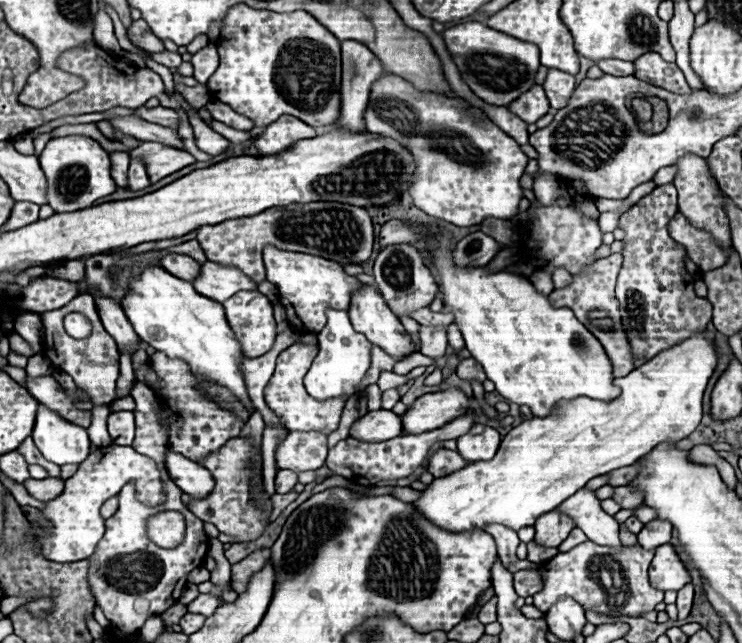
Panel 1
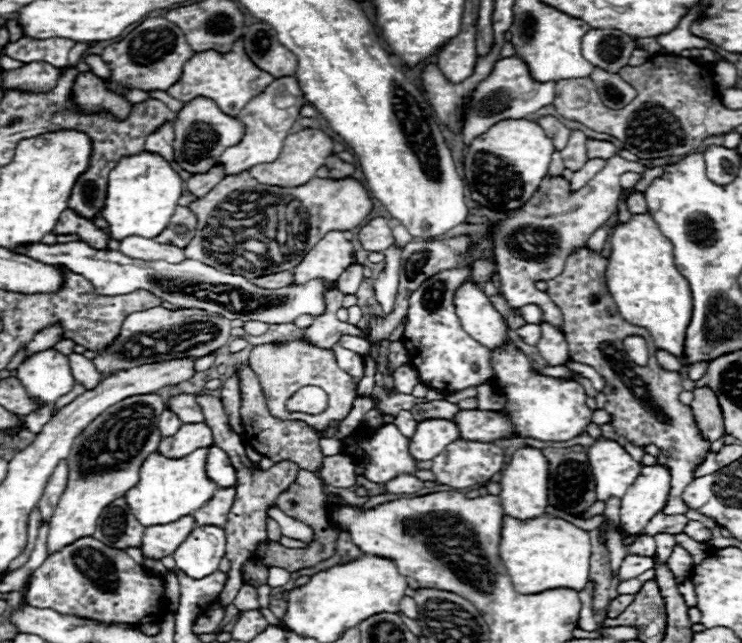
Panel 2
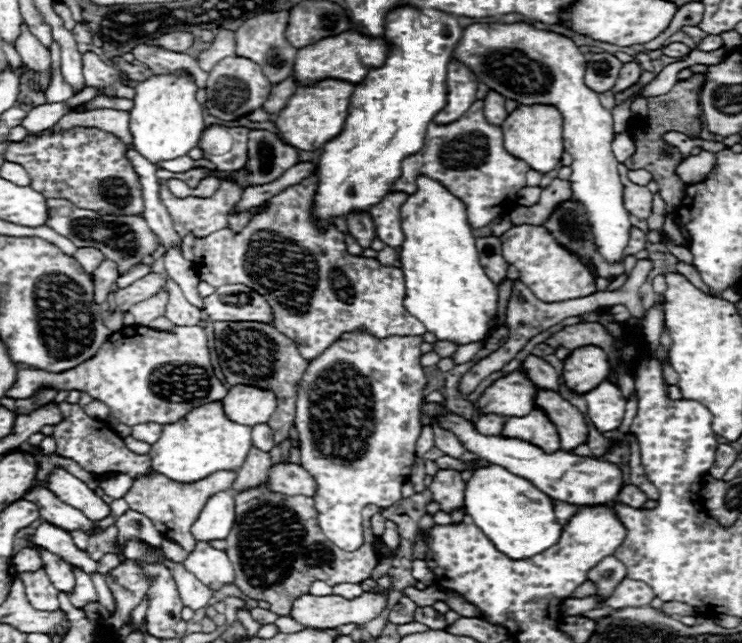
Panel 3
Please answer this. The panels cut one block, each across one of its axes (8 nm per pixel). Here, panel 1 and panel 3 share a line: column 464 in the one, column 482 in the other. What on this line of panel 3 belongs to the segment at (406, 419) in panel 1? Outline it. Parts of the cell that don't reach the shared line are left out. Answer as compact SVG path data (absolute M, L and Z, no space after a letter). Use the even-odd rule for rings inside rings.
M514 370L486 388L478 398L478 406L482 414L526 416L536 408L536 390L538 386L526 378L524 370Z

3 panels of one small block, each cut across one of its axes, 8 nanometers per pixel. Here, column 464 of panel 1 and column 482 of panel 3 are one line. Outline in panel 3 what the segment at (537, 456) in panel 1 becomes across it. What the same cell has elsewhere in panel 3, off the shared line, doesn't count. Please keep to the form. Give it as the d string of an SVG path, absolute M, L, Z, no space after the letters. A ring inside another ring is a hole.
M476 468L472 478L466 482L464 506L466 514L472 516L474 524L494 542L494 546L514 560L544 552L546 548L554 546L562 534L562 524L554 516L550 496L534 488L530 480L522 480L512 472L506 472L506 468Z

